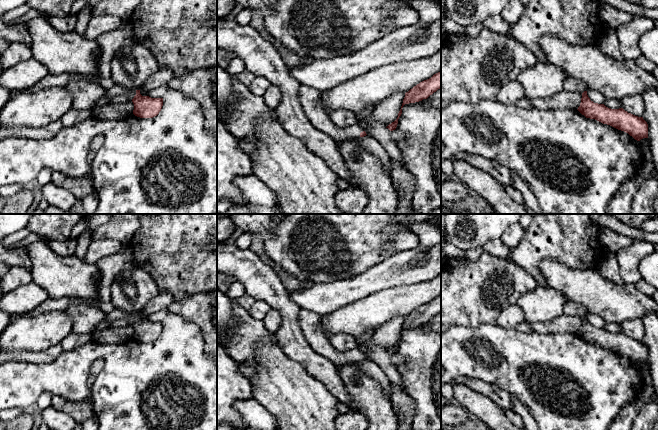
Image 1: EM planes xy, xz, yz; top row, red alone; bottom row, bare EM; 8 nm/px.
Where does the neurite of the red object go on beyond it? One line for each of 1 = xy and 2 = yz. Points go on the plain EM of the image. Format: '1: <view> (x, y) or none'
1: xy (116, 314)
2: none

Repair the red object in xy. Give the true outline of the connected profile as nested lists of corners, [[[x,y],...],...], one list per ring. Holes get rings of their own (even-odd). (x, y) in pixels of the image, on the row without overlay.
[[[114,309],[106,314],[106,320],[113,322],[121,318],[128,319],[133,328],[133,338],[140,342],[153,342],[159,338],[163,330],[163,322],[142,320],[140,314],[129,314],[119,309]]]

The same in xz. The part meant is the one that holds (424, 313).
[[[441,295],[434,298],[431,302],[424,304],[420,306],[419,308],[417,308],[416,310],[414,310],[412,313],[410,313],[408,316],[405,317],[405,321],[403,323],[403,327],[398,337],[397,343],[391,348],[389,348],[386,352],[388,352],[390,355],[393,355],[396,353],[398,348],[398,343],[402,338],[402,332],[405,328],[415,327],[415,326],[422,325],[423,323],[427,323],[430,319],[432,319],[434,316],[436,316],[440,312],[441,312]]]

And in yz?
[[[587,315],[582,317],[581,327],[577,334],[586,342],[595,343],[624,355],[637,365],[648,362],[648,348],[643,341],[628,337],[623,332],[611,333],[604,328],[594,327],[588,321]]]

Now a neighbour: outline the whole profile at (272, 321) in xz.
[[[271,309],[262,321],[270,333],[275,333],[282,323],[282,318],[277,310]]]

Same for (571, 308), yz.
[[[567,300],[564,306],[564,314],[569,316],[583,317],[584,315],[587,315],[587,313],[588,311],[585,307],[573,301]]]

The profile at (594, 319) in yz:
[[[587,313],[587,319],[594,327],[603,328],[606,324],[605,320],[597,314]]]

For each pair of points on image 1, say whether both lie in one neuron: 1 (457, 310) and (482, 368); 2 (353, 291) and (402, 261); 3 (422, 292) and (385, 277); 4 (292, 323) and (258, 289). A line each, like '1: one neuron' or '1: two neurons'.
1: two neurons
2: one neuron
3: two neurons
4: one neuron

